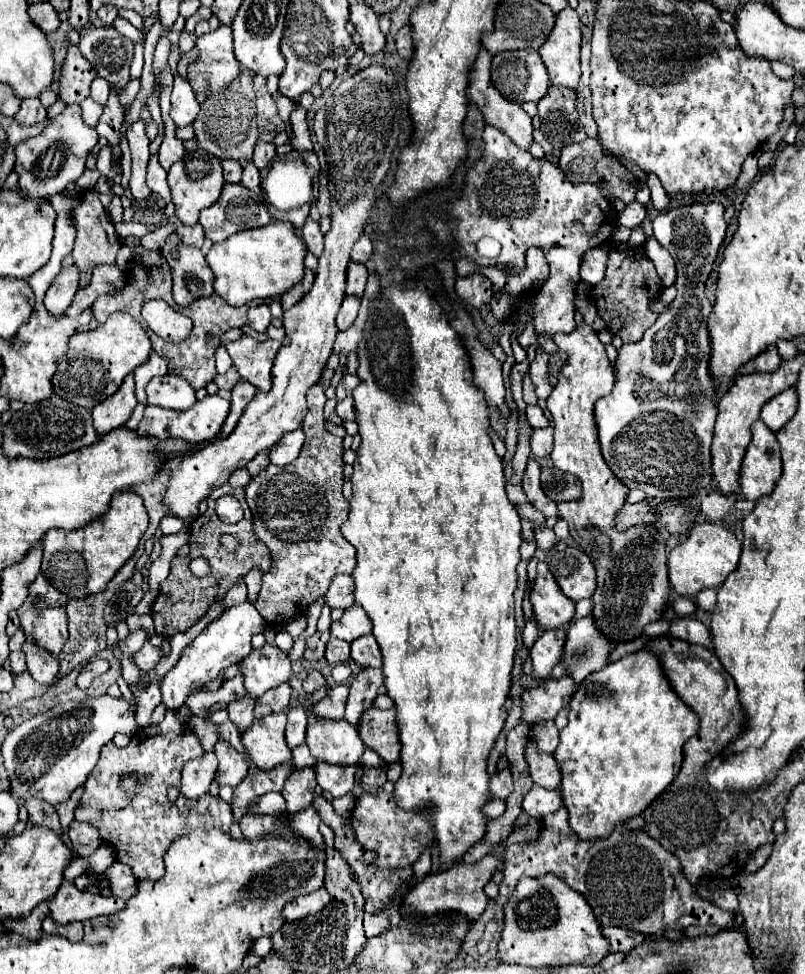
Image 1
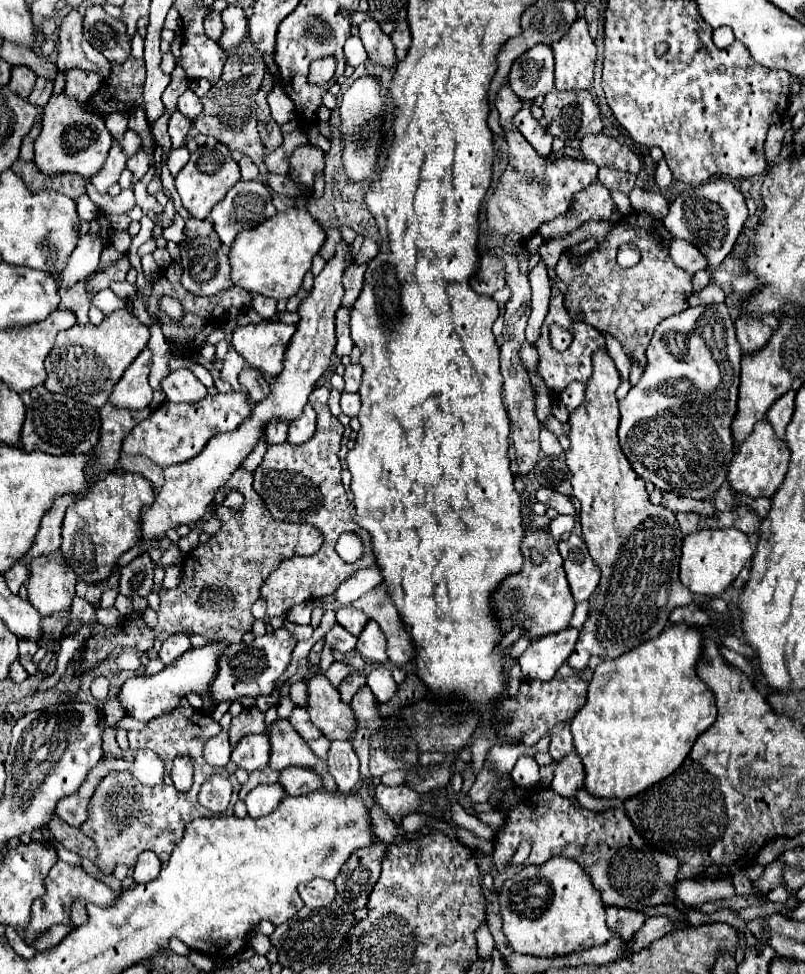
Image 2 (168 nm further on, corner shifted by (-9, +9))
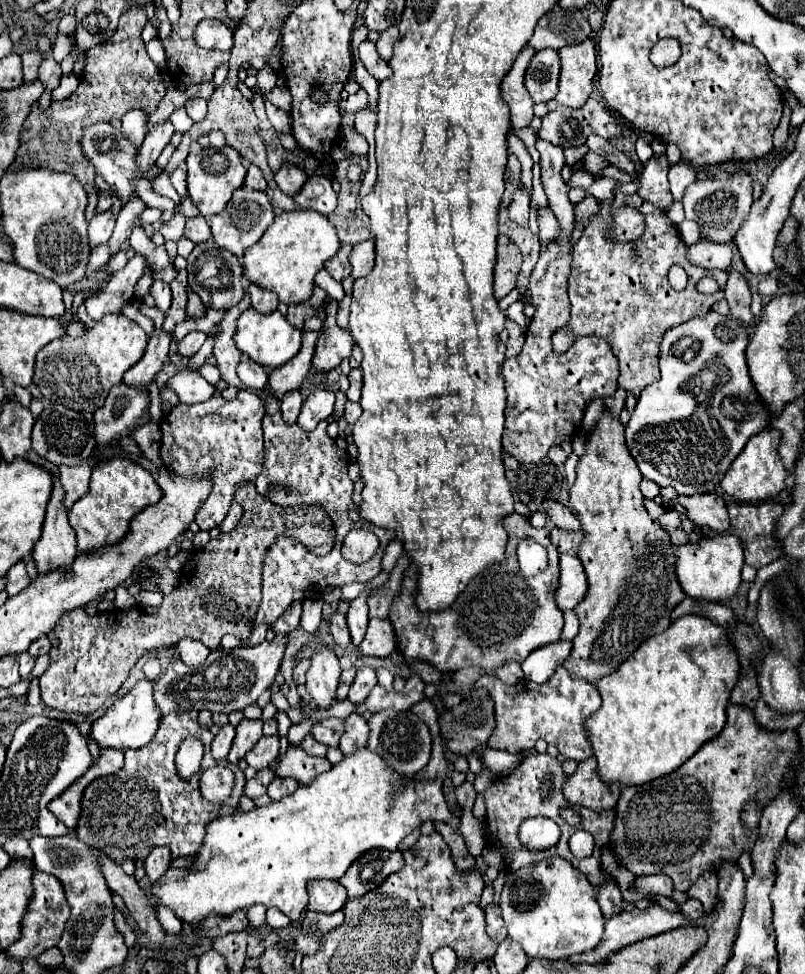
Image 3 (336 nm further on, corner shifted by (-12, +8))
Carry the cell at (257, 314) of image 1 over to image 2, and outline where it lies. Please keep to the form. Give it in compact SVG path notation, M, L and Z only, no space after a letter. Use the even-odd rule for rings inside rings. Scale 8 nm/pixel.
M253 295L253 301L251 301L251 307L263 317L263 319L273 319L277 315L277 301L275 299L267 299L267 297L261 297L261 295Z

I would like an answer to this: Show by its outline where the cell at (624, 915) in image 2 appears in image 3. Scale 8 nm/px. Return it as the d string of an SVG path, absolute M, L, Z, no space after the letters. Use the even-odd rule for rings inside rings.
M608 882L608 884L598 888L598 904L600 904L602 914L606 918L612 918L612 916L622 912L624 900L622 900L622 894L620 894L616 882Z

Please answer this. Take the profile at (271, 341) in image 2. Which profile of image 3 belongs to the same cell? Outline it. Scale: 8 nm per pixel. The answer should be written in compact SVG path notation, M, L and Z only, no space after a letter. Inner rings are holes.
M248 308L238 318L238 328L234 334L234 342L236 342L238 350L270 370L278 368L278 366L286 364L290 358L294 358L300 350L300 340L302 340L302 330L296 330L278 310L272 314L260 314L254 308Z

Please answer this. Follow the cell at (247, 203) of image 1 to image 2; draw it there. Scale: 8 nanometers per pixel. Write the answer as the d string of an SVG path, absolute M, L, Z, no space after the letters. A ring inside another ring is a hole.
M239 181L211 211L213 227L223 245L231 247L237 233L253 229L275 215L271 193L261 181Z

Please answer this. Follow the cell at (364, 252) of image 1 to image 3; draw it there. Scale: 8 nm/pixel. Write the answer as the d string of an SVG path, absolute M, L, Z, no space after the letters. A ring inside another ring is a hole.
M374 240L360 242L352 248L350 266L352 266L352 274L350 274L352 278L366 276L368 270L372 270L372 266L374 266Z

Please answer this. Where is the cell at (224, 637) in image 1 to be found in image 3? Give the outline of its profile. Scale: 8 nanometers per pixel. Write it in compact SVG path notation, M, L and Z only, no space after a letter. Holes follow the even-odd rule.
M140 680L128 694L114 700L102 718L92 724L90 736L98 742L100 748L140 748L146 746L160 726L160 706L154 700L154 680Z

